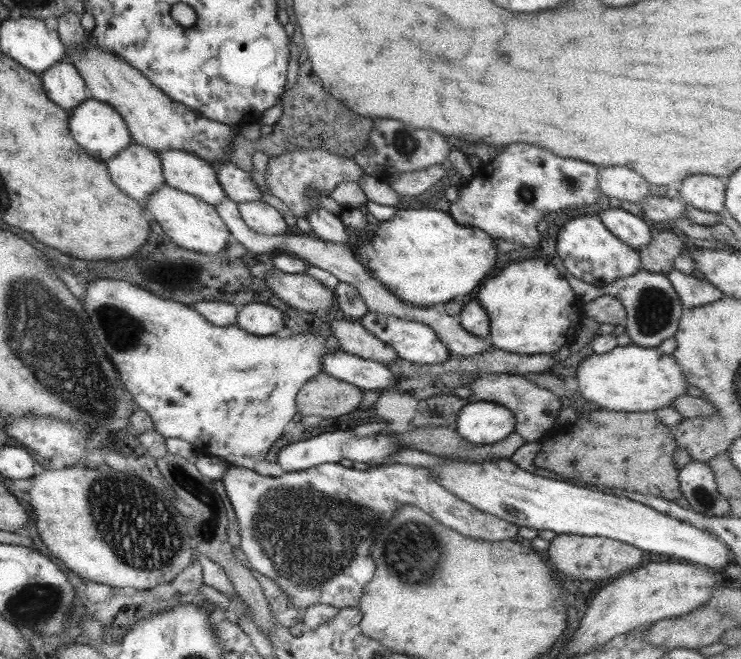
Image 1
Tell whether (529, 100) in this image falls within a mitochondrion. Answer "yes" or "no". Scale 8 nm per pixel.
no

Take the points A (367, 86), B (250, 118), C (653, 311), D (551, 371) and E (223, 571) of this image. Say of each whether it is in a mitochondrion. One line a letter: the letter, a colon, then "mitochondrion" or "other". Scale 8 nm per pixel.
A: other
B: other
C: mitochondrion
D: other
E: other

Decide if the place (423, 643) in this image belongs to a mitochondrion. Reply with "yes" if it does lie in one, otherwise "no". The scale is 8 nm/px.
no

